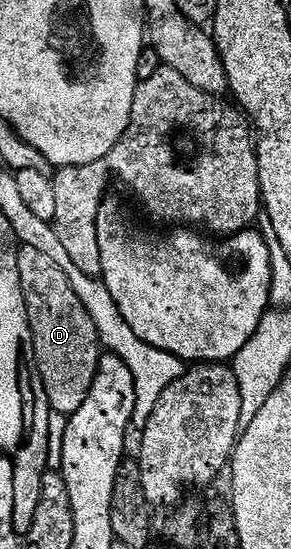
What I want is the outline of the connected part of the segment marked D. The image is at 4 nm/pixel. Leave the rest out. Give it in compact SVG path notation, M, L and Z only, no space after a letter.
M23 245L18 251L18 270L26 304L28 335L34 341L36 372L44 383L51 414L63 413L63 418L68 419L80 411L84 399L88 399L98 364L104 356L98 328L92 323L92 315L88 315L88 307L80 303L80 295L72 291L68 275L52 263L49 255L42 254L37 247Z

